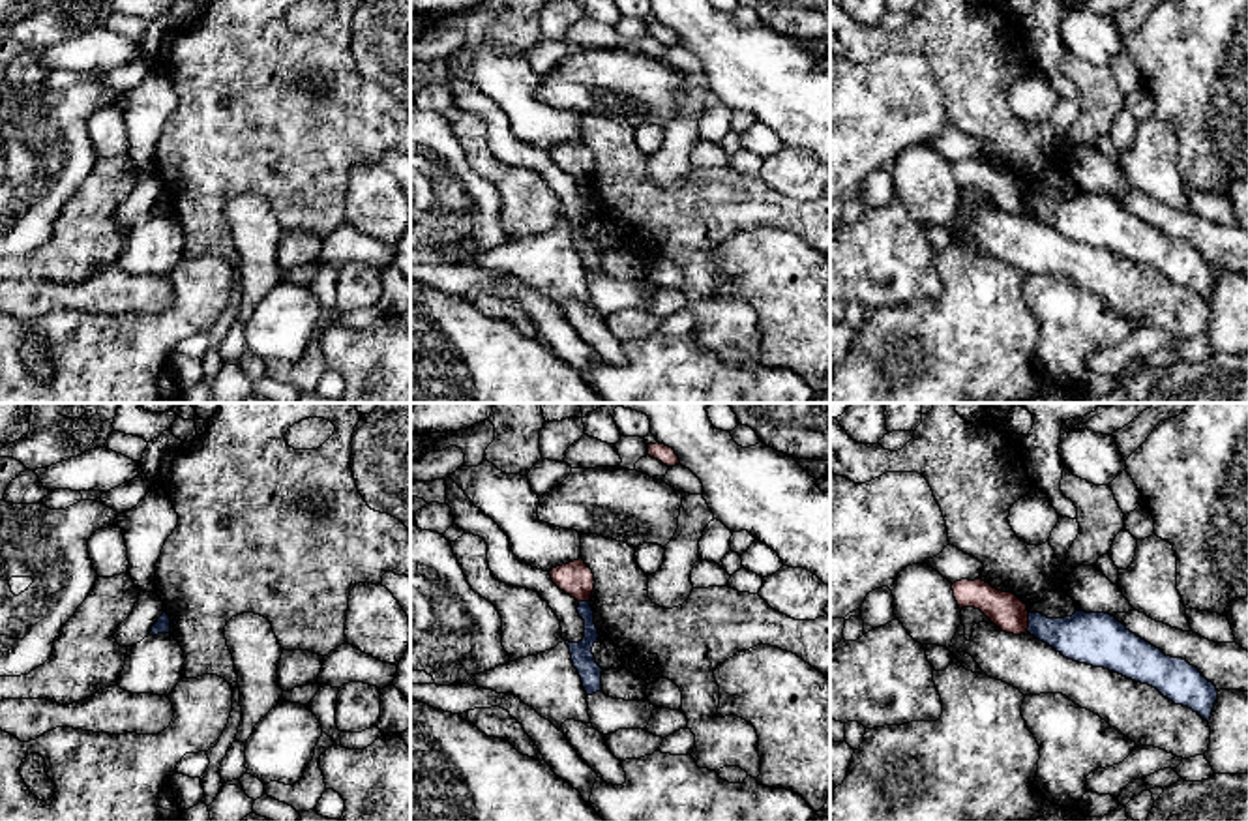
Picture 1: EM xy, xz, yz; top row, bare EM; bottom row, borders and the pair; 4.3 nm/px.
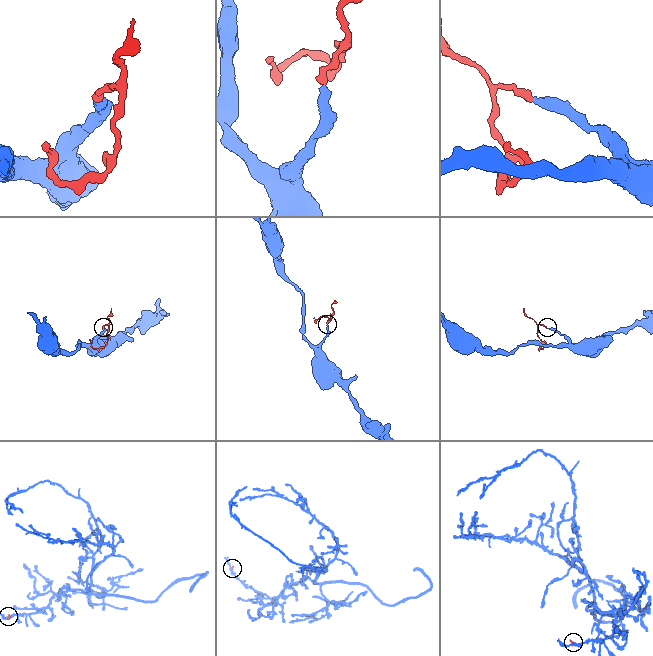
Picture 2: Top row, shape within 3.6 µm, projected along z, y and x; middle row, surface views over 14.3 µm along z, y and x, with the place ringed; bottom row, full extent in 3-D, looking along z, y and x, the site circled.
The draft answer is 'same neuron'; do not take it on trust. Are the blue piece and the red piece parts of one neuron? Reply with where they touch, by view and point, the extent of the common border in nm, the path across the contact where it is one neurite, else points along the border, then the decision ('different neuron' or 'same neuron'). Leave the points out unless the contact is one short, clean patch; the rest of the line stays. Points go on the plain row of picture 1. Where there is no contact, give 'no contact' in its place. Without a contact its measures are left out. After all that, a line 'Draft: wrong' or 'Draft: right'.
meets blue in yz at (1029, 203); contact 80 nm long; border along yz (1029, 194), (1025, 210); different neuron
Draft: wrong

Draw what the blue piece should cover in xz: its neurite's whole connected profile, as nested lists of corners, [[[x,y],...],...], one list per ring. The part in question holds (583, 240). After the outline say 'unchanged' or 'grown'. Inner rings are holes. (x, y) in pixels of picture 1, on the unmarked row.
[[[579,182],[577,187],[579,197],[585,201],[585,217],[579,223],[570,223],[570,234],[573,247],[577,249],[583,268],[587,276],[592,276],[596,272],[602,272],[602,247],[596,244],[592,227],[598,221],[600,214],[594,204],[594,191],[590,187],[590,182]]]; unchanged

